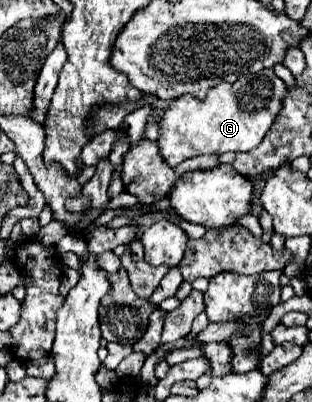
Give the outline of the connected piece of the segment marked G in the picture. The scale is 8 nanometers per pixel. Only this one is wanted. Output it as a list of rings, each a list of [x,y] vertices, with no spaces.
[[[271,70],[241,76],[235,84],[213,86],[203,100],[187,94],[177,98],[161,118],[159,148],[167,164],[177,166],[187,158],[199,154],[223,154],[223,152],[247,152],[261,144],[263,136],[271,128],[279,108],[287,96],[285,82]]]

